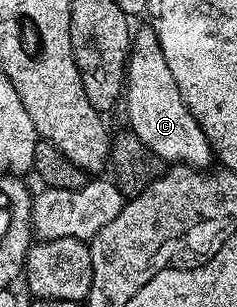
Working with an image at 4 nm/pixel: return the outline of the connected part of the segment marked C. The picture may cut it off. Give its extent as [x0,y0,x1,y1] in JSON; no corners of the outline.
[124,28,212,170]

